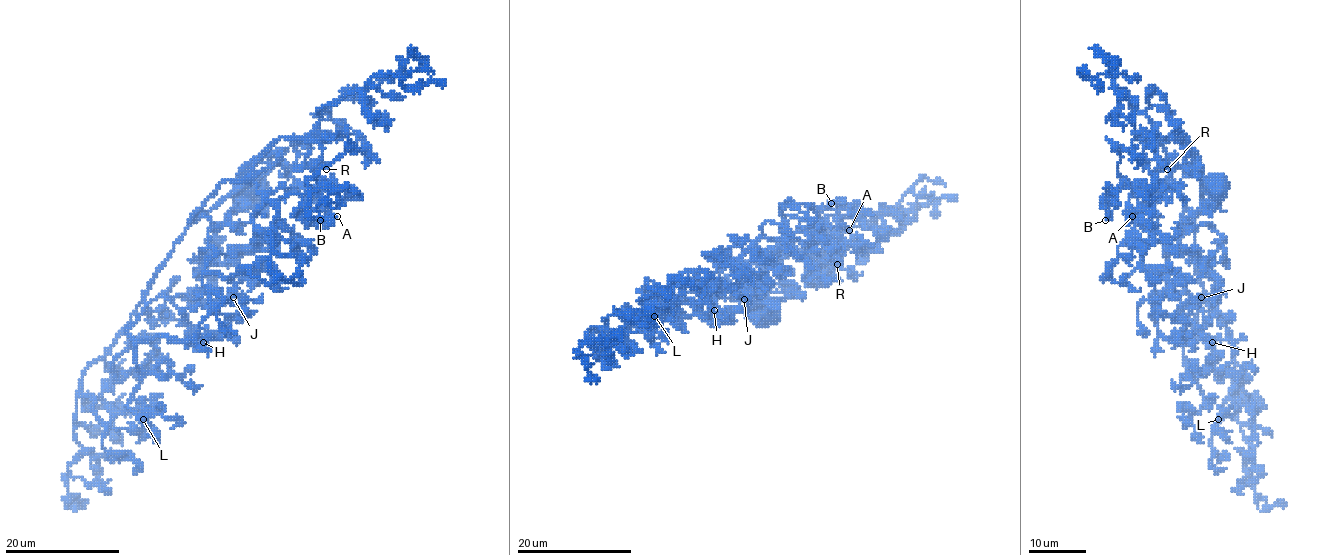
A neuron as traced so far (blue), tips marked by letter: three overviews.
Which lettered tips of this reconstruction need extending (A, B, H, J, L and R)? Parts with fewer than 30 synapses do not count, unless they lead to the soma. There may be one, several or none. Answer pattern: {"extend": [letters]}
{"extend": []}

